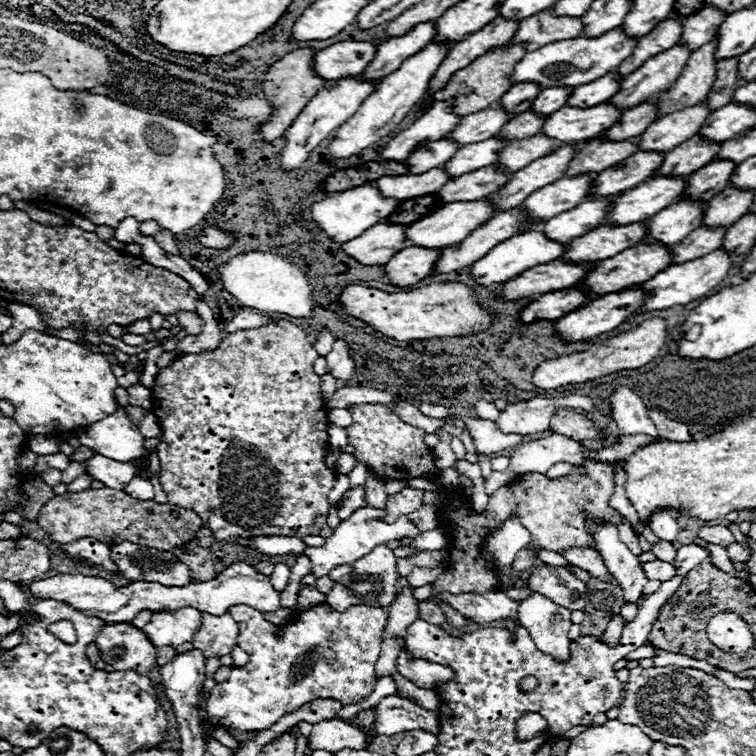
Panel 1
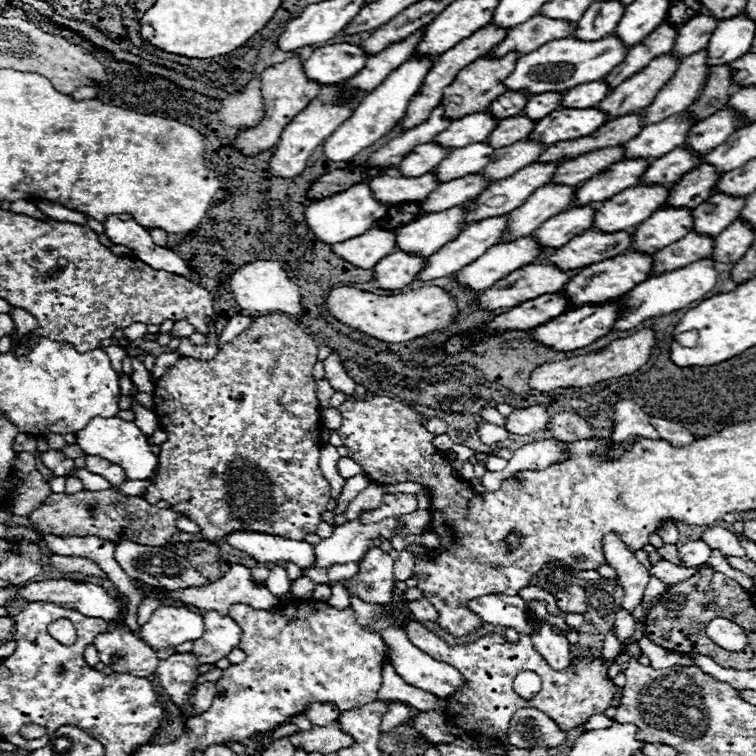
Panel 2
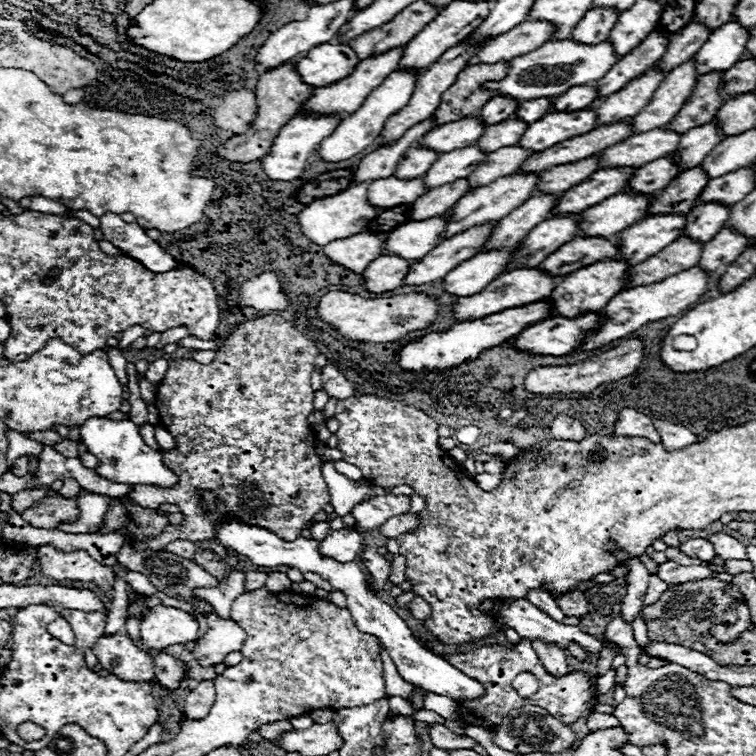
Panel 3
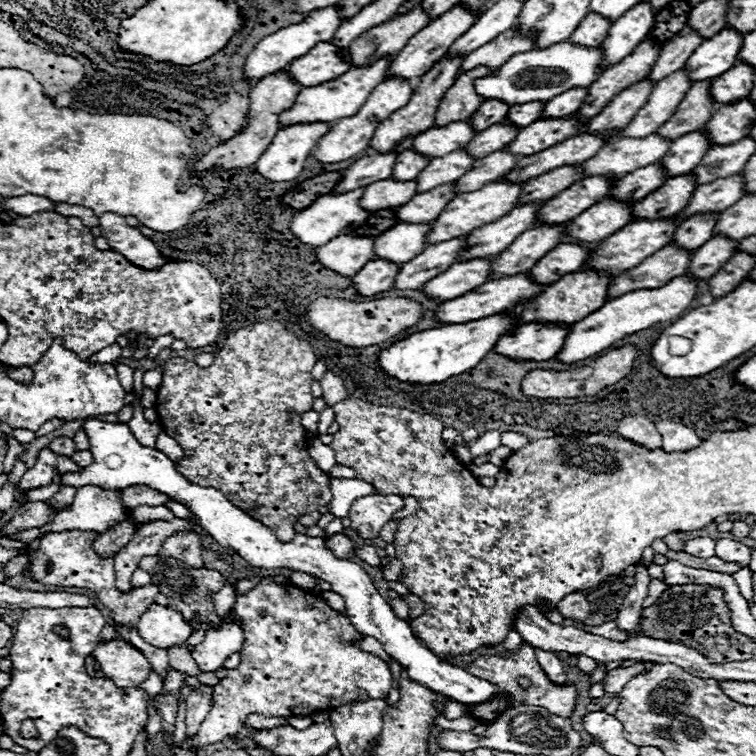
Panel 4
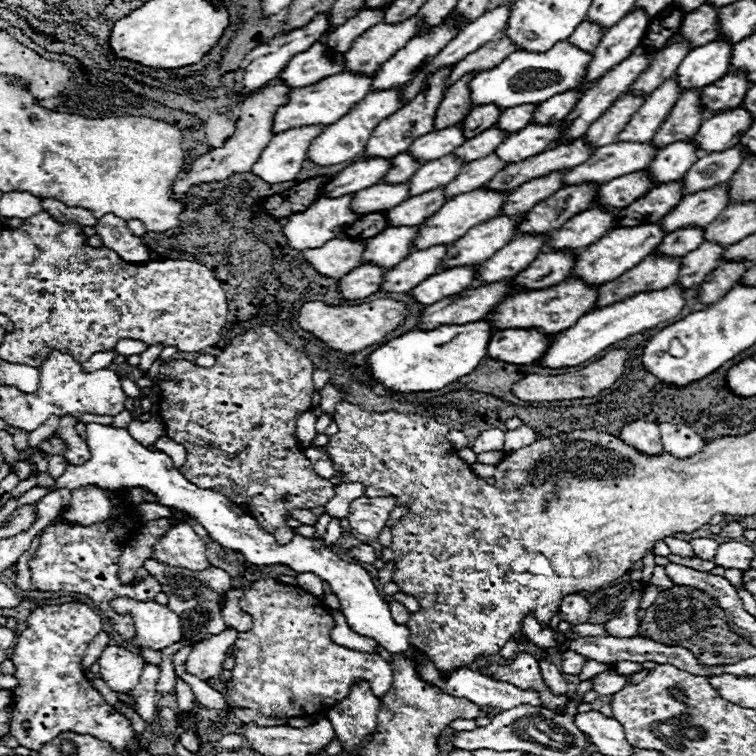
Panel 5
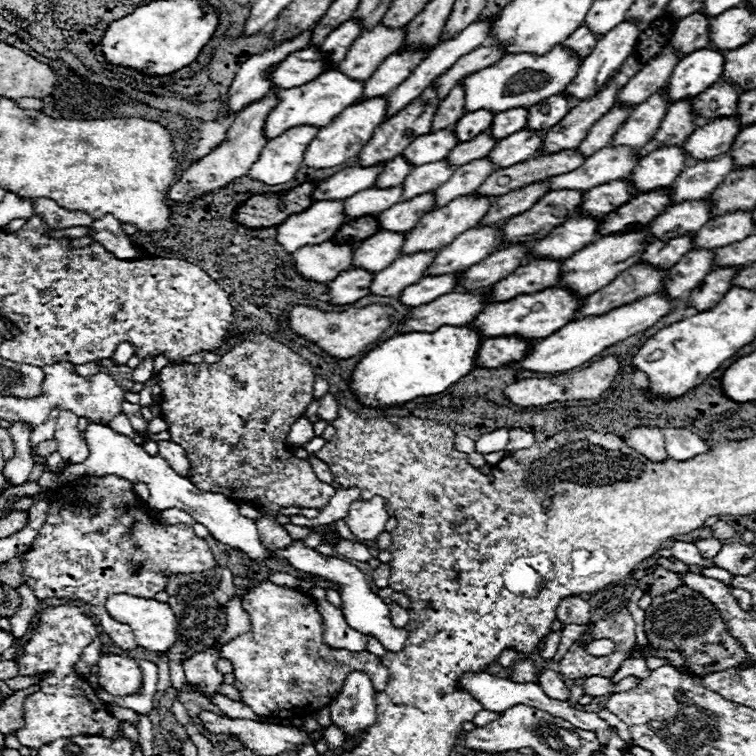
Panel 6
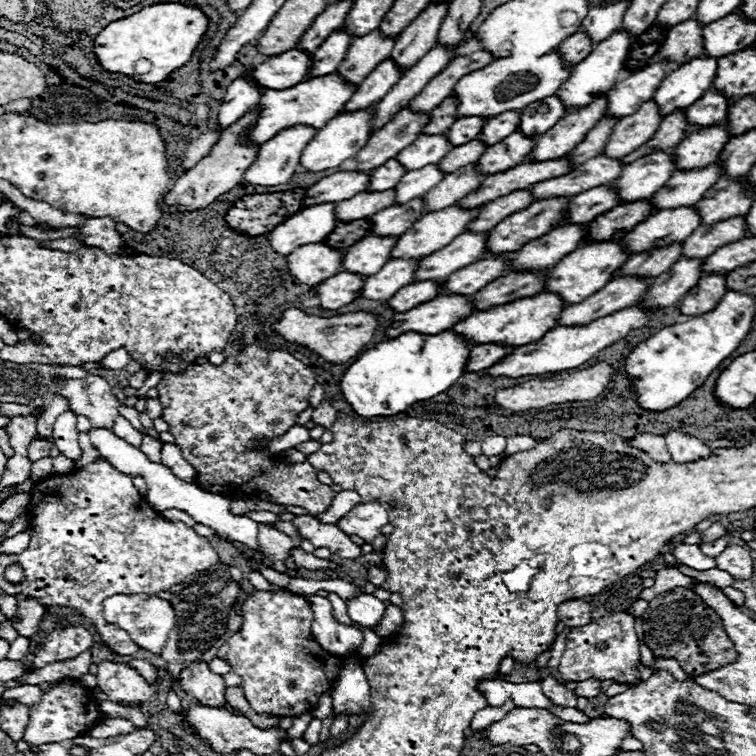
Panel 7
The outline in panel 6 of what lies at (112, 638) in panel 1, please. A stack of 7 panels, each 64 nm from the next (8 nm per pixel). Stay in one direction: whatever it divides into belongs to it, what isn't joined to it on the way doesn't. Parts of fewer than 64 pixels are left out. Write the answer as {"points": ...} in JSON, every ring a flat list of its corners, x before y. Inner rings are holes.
{"points":[[102,656,98,660,98,684,112,696,128,696,140,692,142,672,136,660,126,656]]}

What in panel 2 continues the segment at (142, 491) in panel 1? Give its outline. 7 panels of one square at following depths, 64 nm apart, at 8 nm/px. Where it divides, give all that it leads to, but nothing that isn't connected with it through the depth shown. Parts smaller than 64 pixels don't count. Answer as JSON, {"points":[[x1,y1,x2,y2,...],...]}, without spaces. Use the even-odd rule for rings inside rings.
{"points":[[124,482,120,488,116,488,124,496,140,496,148,482]]}

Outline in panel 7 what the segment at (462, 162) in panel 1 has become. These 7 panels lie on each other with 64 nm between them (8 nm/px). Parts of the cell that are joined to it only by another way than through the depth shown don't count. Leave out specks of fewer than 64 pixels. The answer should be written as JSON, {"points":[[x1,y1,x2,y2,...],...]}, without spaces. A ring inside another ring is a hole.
{"points":[[424,166,422,170,406,172,396,186,396,204,406,204,414,198,424,196,442,178,444,174,438,170,438,166]]}

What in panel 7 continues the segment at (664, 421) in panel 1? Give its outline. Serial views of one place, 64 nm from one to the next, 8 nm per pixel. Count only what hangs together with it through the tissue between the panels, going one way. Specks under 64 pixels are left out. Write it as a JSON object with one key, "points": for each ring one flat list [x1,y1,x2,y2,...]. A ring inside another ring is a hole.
{"points":[[678,432,666,434,666,444,668,444,668,450,672,454,672,460,680,462,680,464,694,462,700,458,708,458,712,454,710,448,706,444,702,444,698,438,684,436]]}

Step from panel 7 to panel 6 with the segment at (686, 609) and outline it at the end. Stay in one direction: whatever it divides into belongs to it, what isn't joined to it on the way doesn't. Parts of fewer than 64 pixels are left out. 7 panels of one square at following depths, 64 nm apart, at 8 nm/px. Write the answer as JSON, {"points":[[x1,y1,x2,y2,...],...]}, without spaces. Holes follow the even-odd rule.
{"points":[[678,586,672,592,652,598,652,604,646,608,644,632,650,646,660,650,678,650,686,660,688,672,696,676,738,666,746,660,746,652,738,642,734,642,734,638,730,638,730,634,726,634,726,626,714,606,688,586]]}

